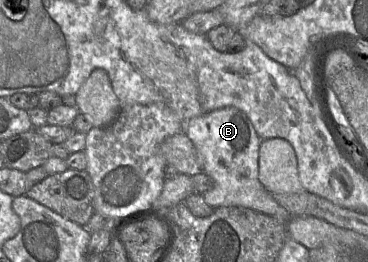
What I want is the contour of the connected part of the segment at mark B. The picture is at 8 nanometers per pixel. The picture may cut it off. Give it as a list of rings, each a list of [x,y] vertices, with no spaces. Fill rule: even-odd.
[[[228,106],[193,117],[182,124],[185,133],[194,144],[202,165],[202,171],[214,182],[211,190],[202,194],[205,202],[213,209],[238,206],[250,208],[272,216],[285,223],[291,216],[280,206],[258,178],[258,155],[260,138],[250,119],[240,109]]]

